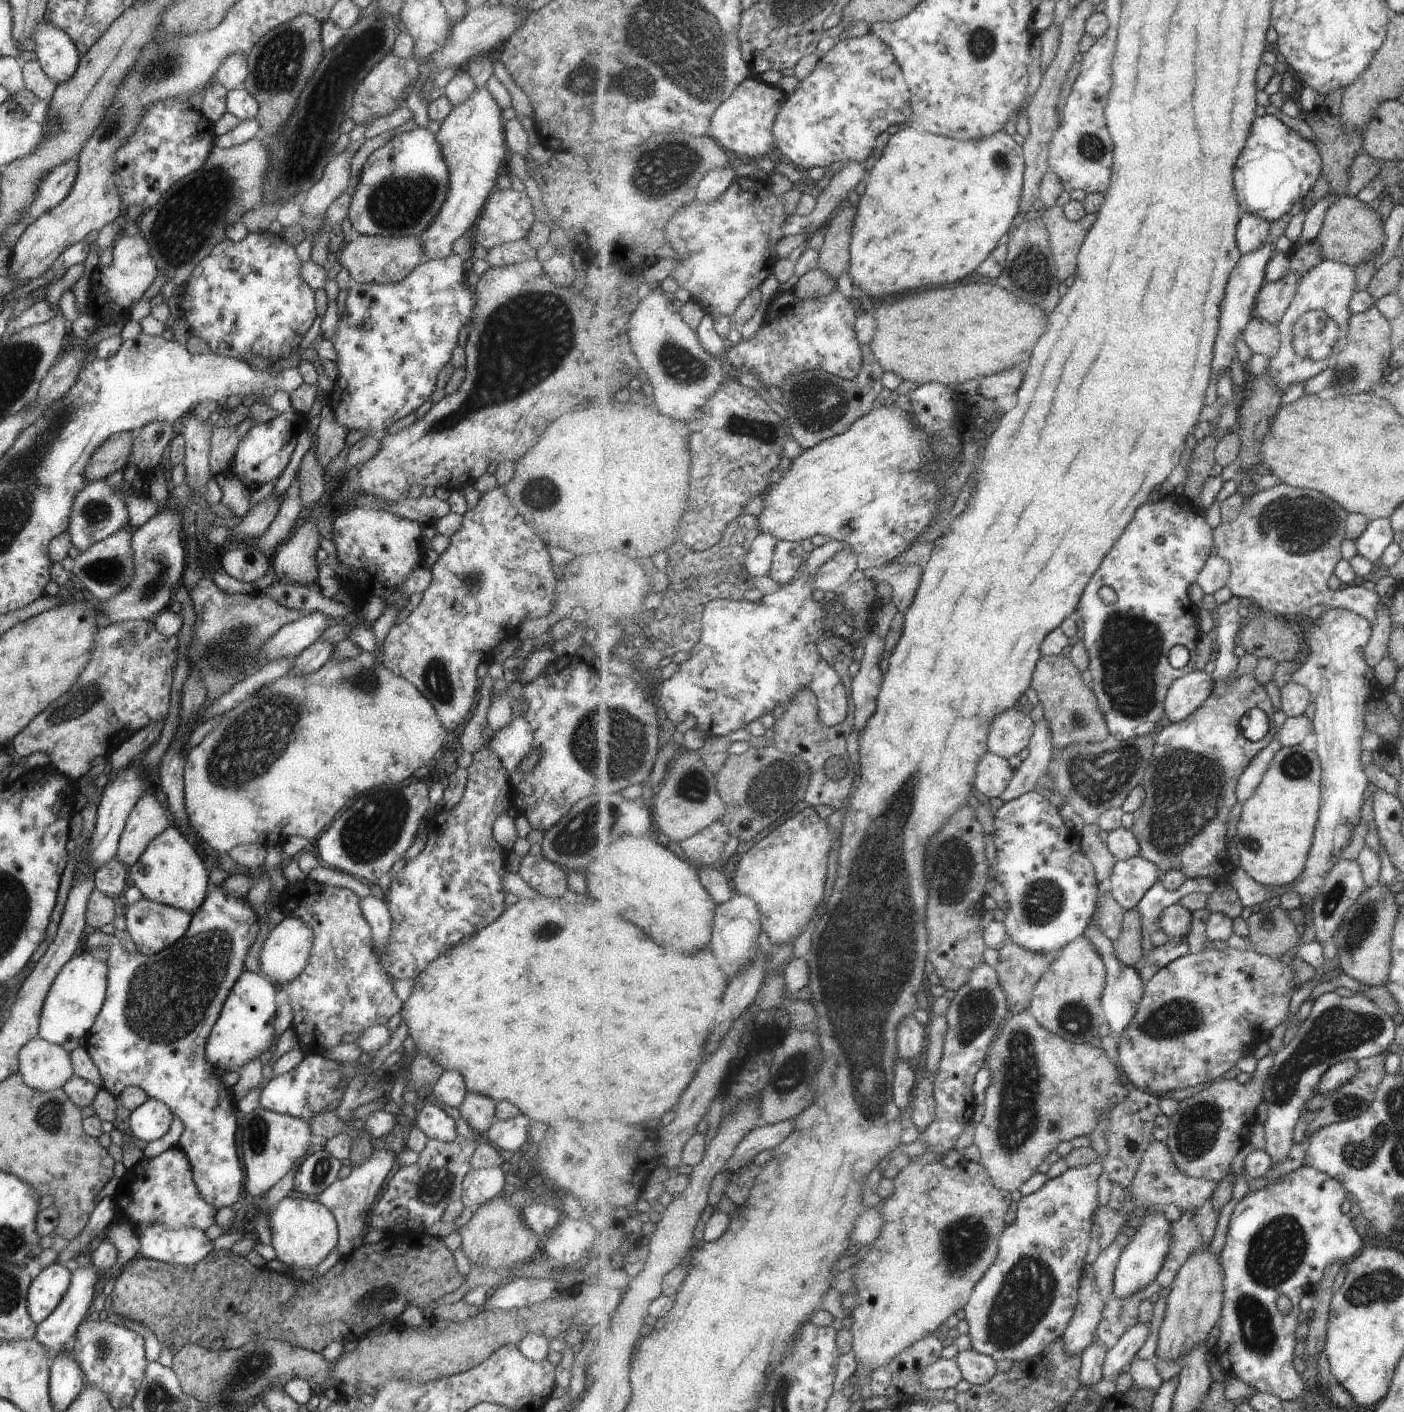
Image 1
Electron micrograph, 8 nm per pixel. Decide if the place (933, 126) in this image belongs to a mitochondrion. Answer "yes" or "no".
no

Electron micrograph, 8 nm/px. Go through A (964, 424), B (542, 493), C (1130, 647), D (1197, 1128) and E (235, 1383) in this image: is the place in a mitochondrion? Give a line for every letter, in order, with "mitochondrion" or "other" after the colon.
A: other
B: mitochondrion
C: mitochondrion
D: mitochondrion
E: mitochondrion

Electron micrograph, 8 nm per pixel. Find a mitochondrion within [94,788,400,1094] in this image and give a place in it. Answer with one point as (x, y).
(168, 998)

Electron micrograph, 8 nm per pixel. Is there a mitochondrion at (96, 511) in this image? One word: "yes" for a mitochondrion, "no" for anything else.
yes

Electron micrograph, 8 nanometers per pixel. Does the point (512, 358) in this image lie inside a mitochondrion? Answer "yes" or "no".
yes

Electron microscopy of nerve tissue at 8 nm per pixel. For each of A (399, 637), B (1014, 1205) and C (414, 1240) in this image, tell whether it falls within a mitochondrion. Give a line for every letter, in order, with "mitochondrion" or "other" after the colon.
A: other
B: other
C: other

